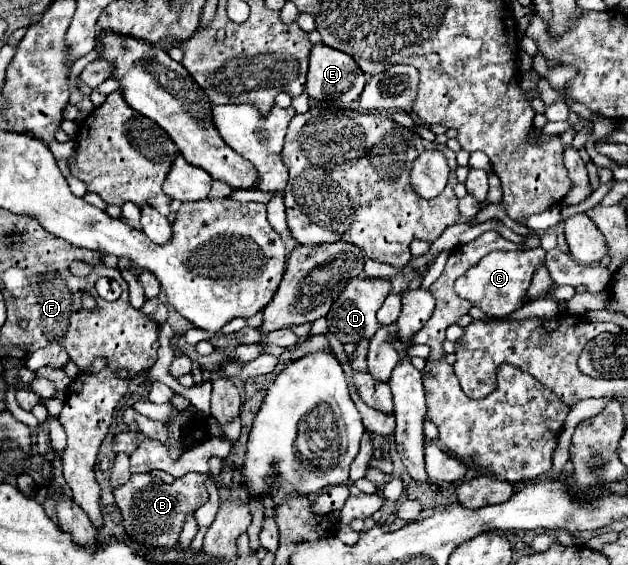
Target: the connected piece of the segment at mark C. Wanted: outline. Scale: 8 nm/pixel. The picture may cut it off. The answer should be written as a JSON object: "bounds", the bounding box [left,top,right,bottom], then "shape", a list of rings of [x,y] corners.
{"bounds":[454,249,544,319],"shape":[[[534,249],[534,251],[492,251],[486,257],[480,259],[478,265],[470,267],[454,285],[456,293],[462,299],[468,299],[472,305],[480,307],[486,315],[504,319],[512,311],[524,305],[526,291],[530,287],[532,275],[536,267],[544,261],[544,251]]]}

